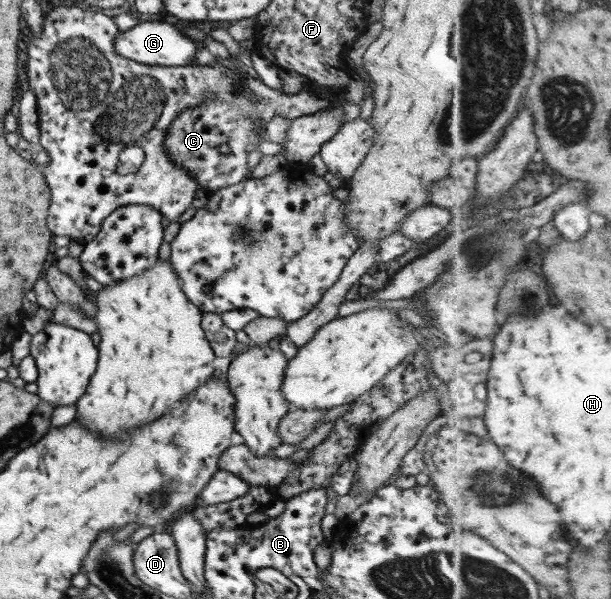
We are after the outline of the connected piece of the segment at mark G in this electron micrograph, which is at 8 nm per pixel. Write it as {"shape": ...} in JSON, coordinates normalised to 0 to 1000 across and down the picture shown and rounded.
{"shape":[[[236,35],[223,38],[206,52],[195,52],[183,68],[187,88],[242,110],[304,110],[319,98],[319,70],[304,62],[298,52],[270,35]]]}

